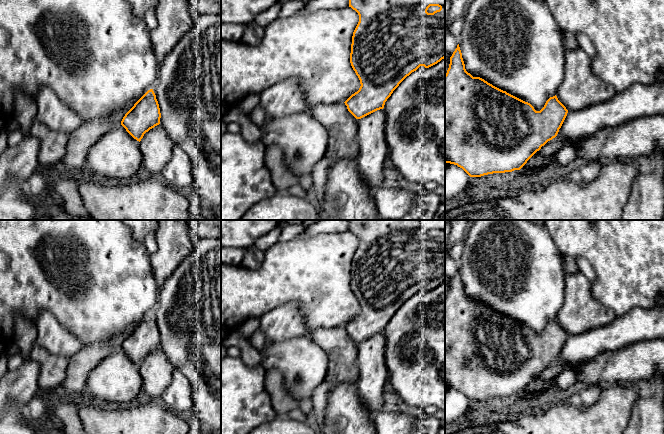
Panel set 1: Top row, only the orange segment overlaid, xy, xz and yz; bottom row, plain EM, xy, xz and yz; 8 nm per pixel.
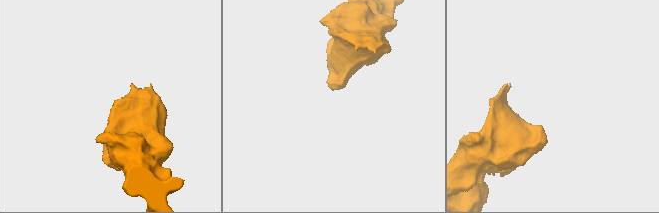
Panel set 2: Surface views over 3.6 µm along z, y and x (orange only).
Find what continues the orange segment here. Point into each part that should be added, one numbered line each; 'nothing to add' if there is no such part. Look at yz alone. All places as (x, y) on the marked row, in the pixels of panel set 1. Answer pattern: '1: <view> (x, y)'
1: yz (581, 88)

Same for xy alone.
1: xy (80, 141)

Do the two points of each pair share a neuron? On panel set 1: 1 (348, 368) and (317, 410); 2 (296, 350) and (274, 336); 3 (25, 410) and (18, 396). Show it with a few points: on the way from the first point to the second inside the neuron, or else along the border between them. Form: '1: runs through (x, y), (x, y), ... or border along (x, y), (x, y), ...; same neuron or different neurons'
1: runs through (337, 376), (322, 391), (319, 399); same neuron
2: border along (304, 335), (266, 343); different neurons
3: border along (40, 393), (31, 398), (16, 412), (10, 411); different neurons

